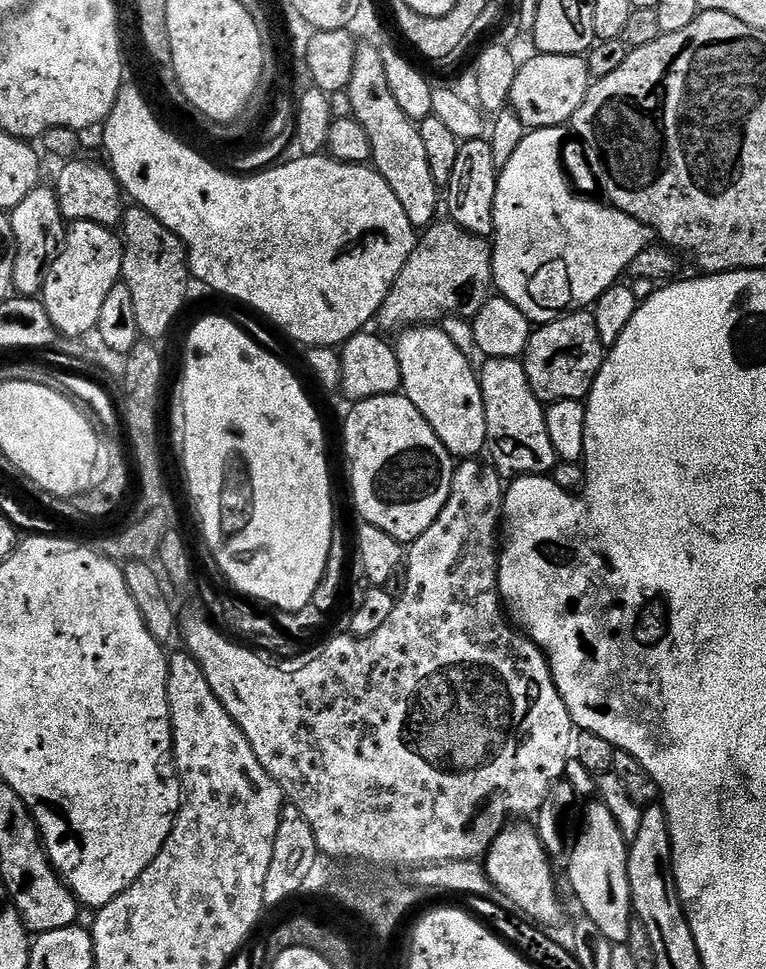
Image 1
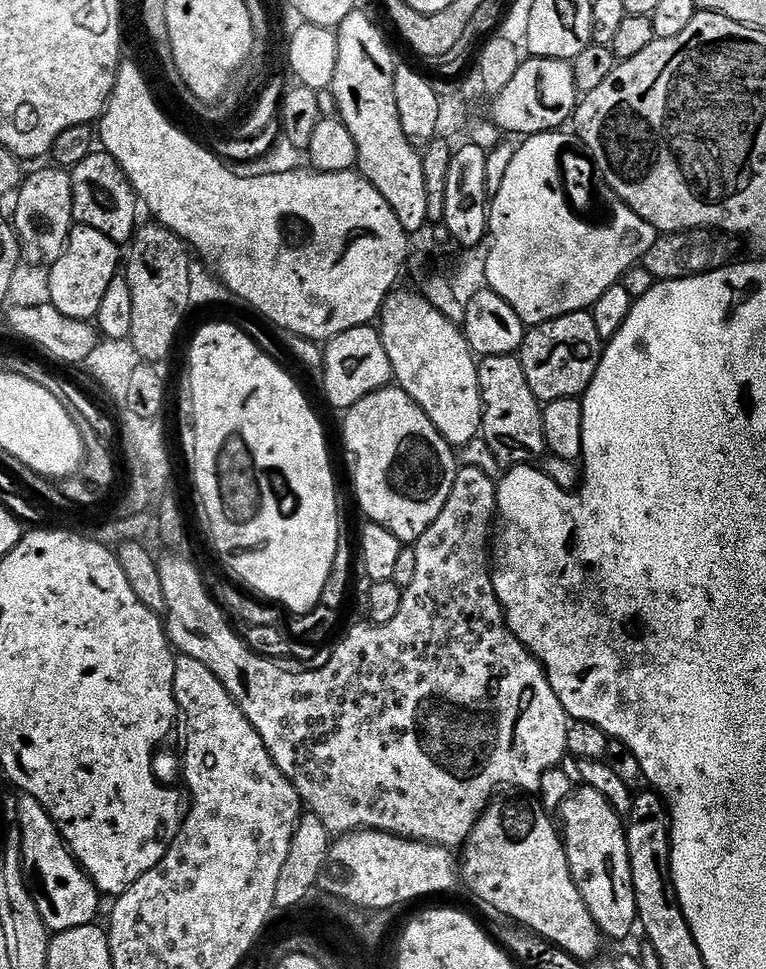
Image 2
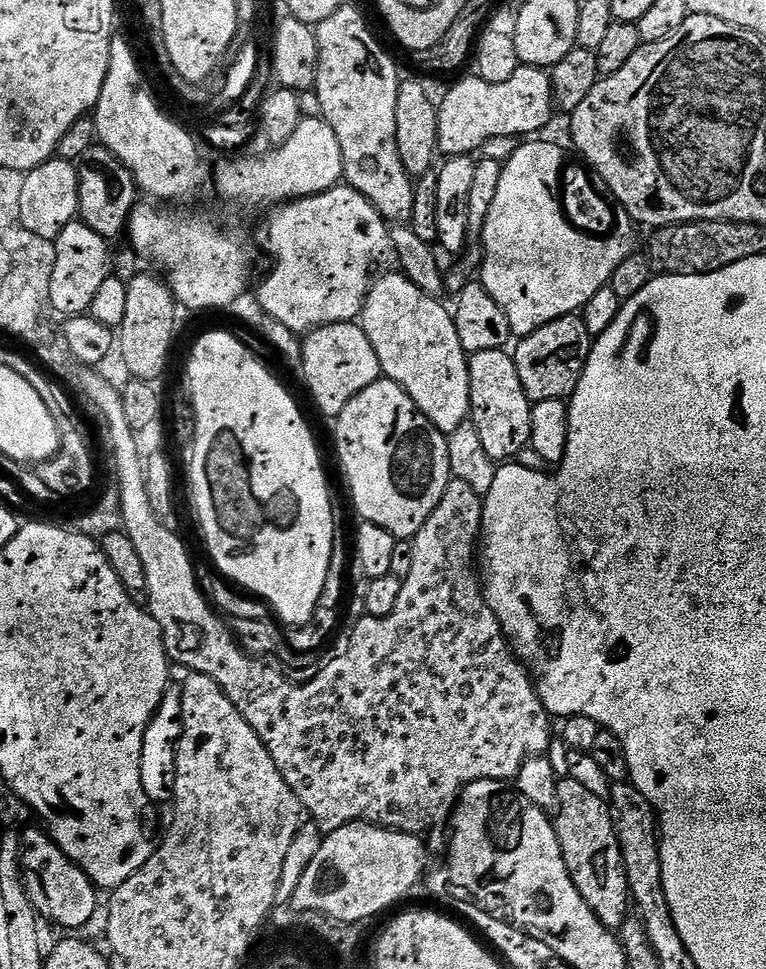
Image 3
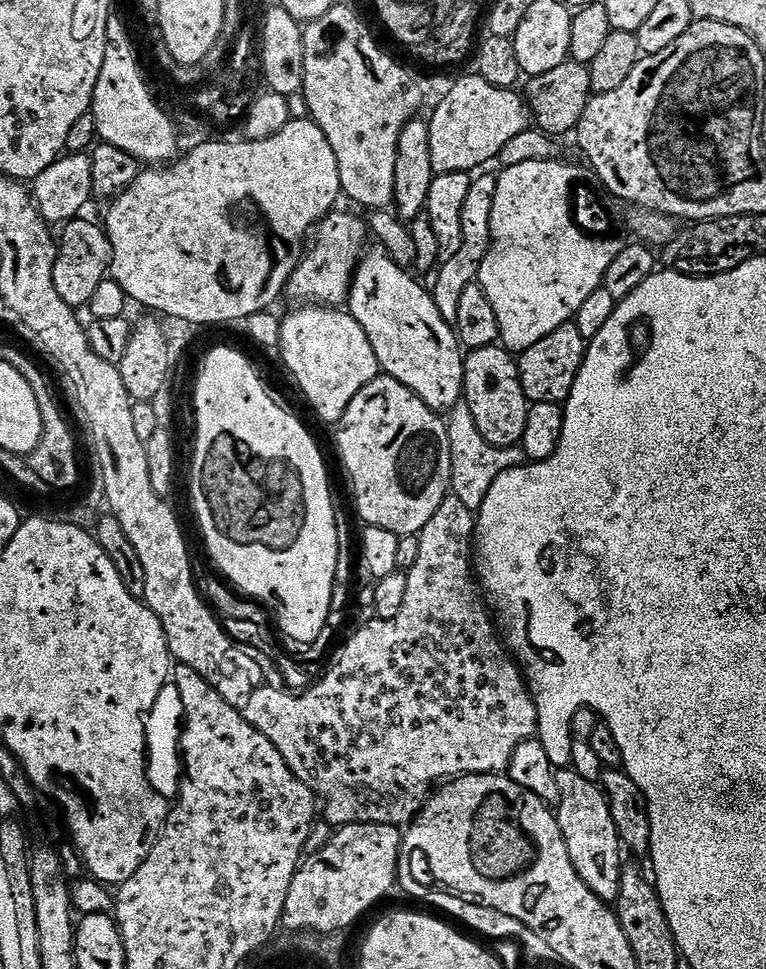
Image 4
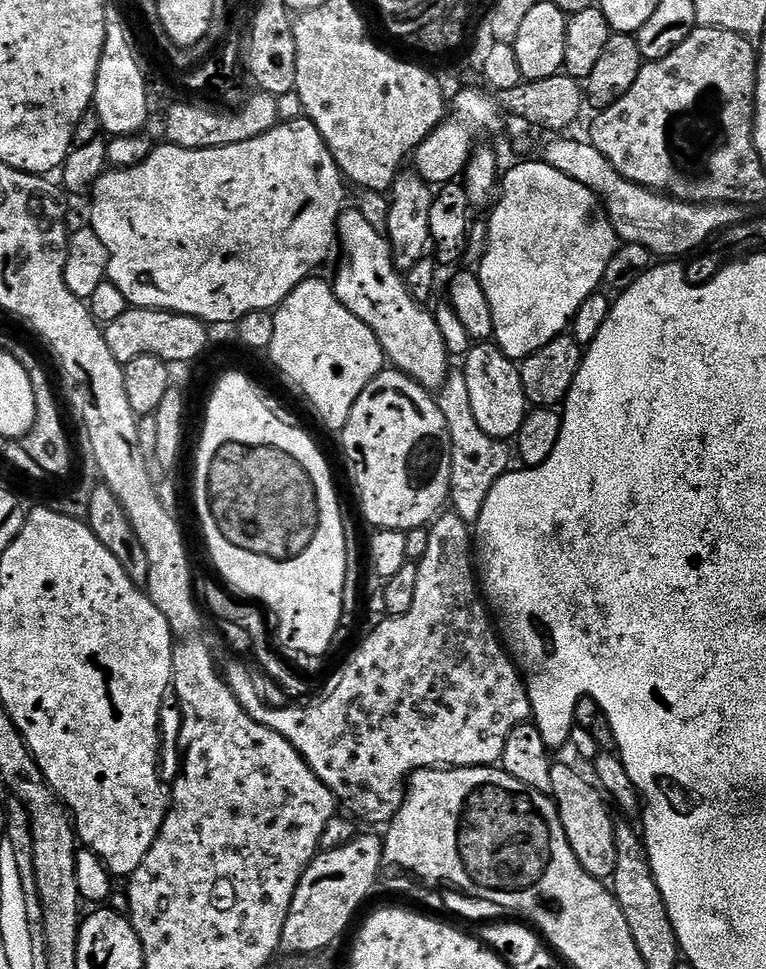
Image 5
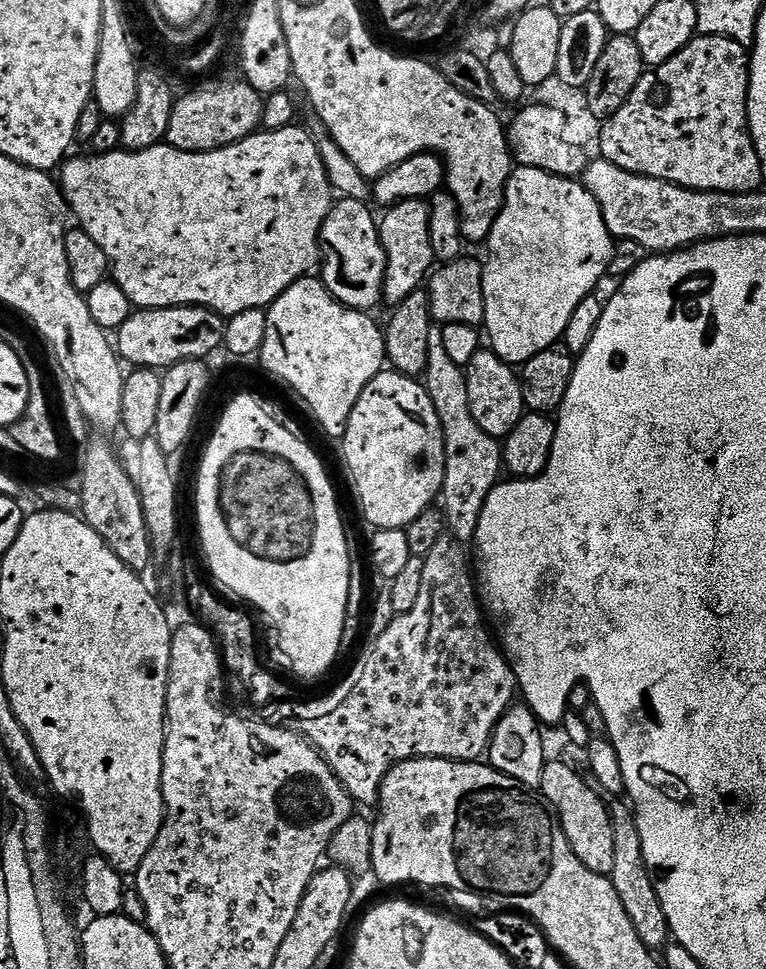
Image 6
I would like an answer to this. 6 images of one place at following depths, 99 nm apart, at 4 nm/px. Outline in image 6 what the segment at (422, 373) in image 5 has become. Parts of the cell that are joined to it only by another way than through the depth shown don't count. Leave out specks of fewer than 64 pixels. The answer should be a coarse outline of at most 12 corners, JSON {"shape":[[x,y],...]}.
{"shape":[[333,203],[320,231],[322,279],[347,308],[384,295],[377,217]]}

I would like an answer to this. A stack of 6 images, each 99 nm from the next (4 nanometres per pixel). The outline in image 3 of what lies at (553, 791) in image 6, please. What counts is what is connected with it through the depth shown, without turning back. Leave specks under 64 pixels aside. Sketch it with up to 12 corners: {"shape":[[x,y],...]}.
{"shape":[[560,780],[556,837],[574,886],[607,928],[629,919],[614,813]]}

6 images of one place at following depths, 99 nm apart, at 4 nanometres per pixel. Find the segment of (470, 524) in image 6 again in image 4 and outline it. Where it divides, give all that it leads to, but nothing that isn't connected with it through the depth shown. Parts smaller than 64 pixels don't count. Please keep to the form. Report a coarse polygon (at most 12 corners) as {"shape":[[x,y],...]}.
{"shape":[[463,402],[447,413],[451,495],[473,514],[490,486],[525,463],[499,448]]}

